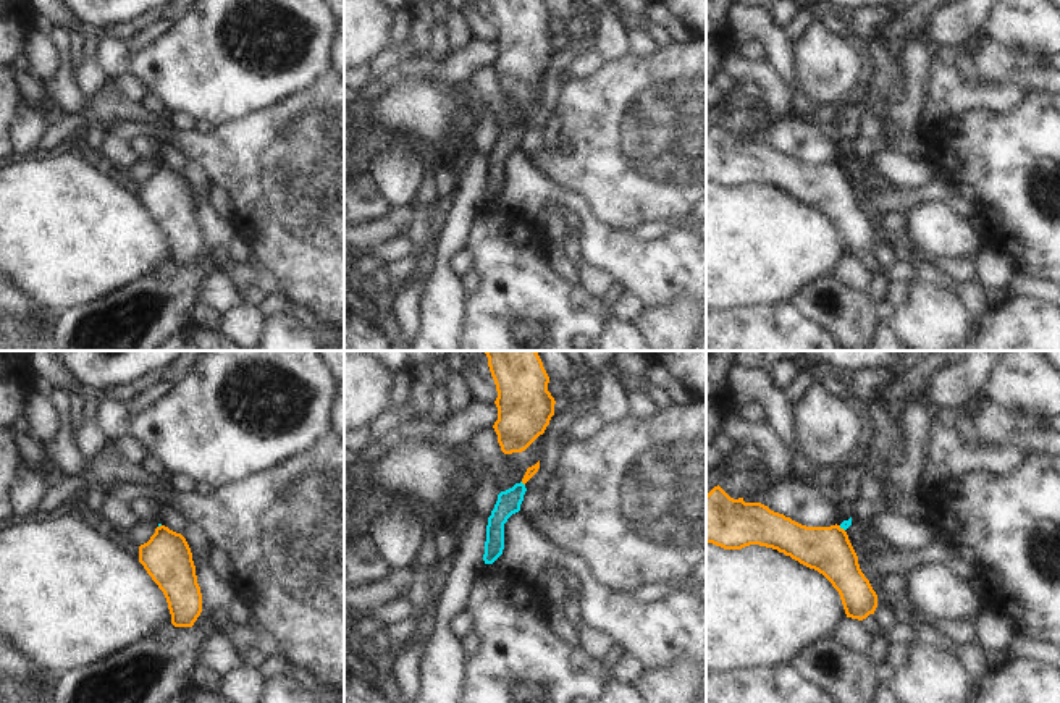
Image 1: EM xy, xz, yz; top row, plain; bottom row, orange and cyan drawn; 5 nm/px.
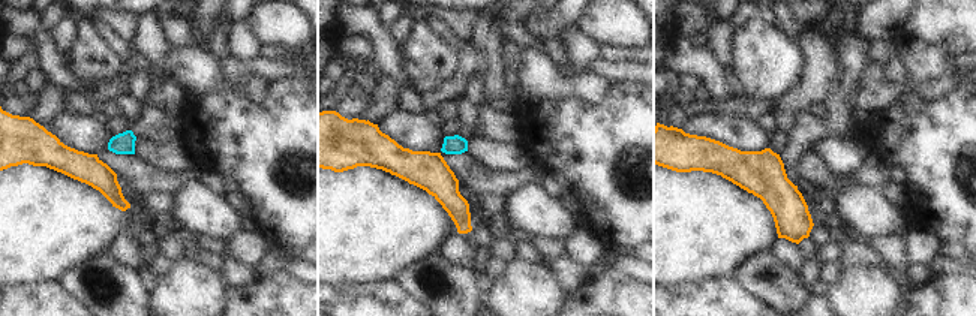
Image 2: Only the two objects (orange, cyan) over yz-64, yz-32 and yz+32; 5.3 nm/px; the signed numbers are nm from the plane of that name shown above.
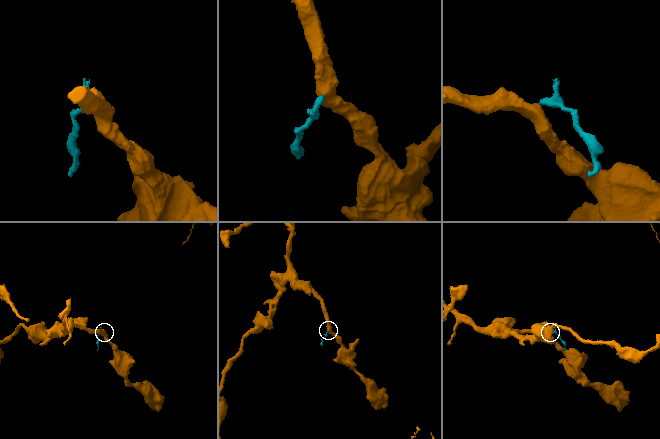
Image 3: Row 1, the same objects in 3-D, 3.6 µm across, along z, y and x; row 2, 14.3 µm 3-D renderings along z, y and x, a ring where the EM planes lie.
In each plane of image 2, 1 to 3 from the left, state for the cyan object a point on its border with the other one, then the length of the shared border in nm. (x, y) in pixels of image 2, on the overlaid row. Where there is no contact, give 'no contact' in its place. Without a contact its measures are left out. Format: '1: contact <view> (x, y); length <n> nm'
1: no contact
2: no contact
3: no contact

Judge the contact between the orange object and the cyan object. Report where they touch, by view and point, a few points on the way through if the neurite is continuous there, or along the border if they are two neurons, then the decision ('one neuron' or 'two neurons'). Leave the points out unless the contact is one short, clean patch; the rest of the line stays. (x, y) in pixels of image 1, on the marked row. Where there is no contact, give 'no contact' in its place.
meets orange in yz at (842, 529); border along yz (839, 526), (844, 530); two neurons

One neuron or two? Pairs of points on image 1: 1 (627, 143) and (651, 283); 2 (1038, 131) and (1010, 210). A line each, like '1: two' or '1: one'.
1: two
2: one

